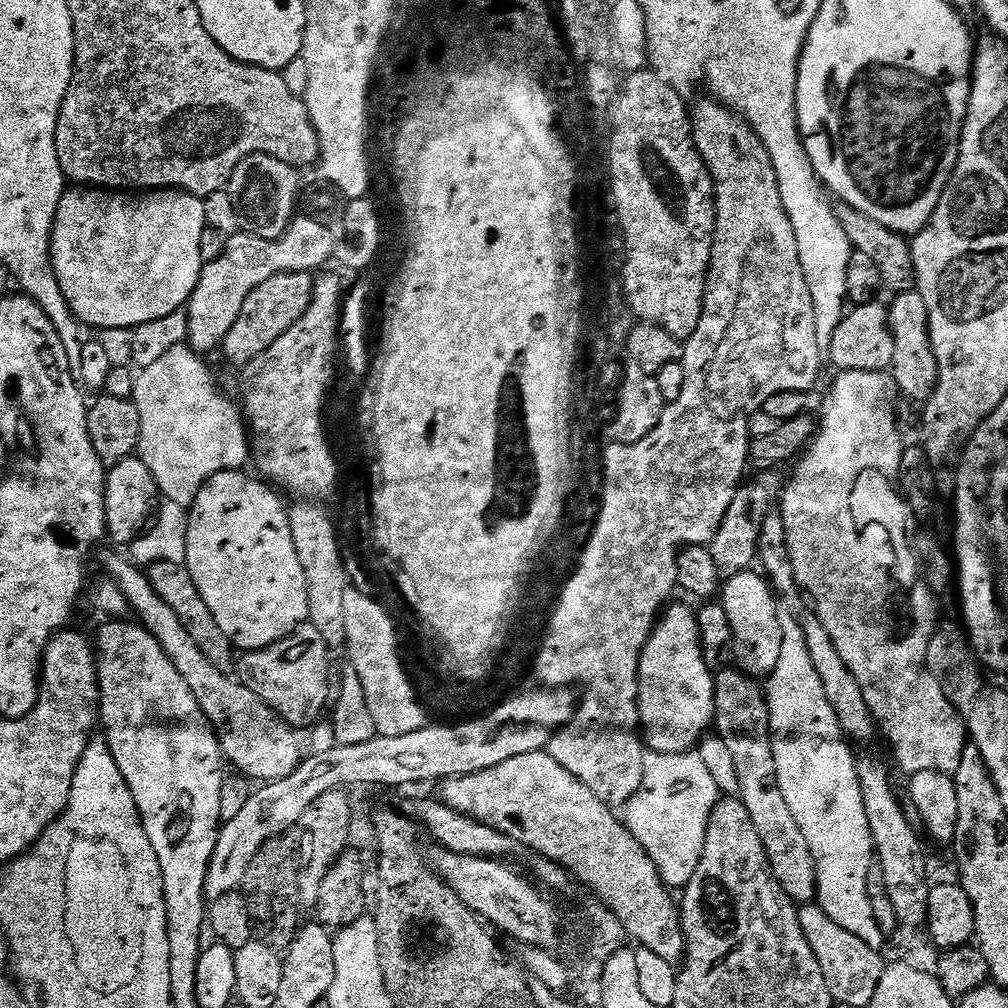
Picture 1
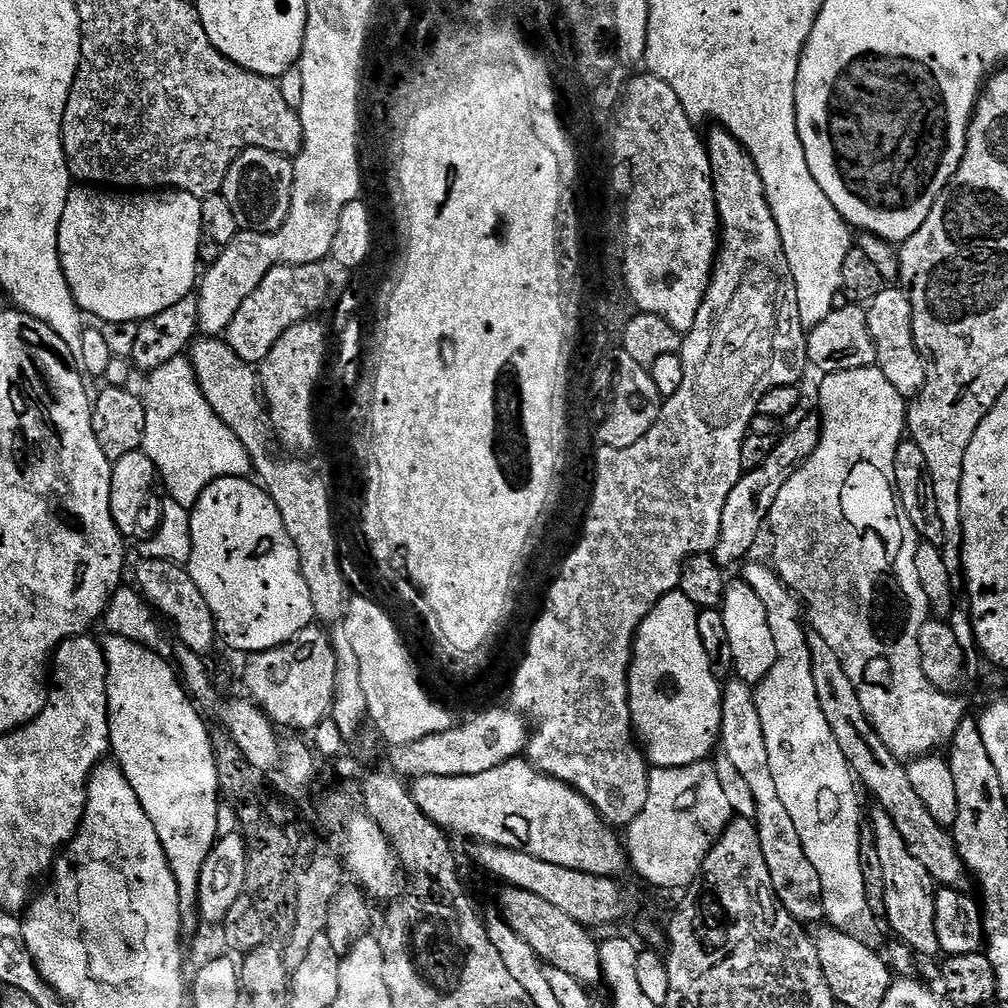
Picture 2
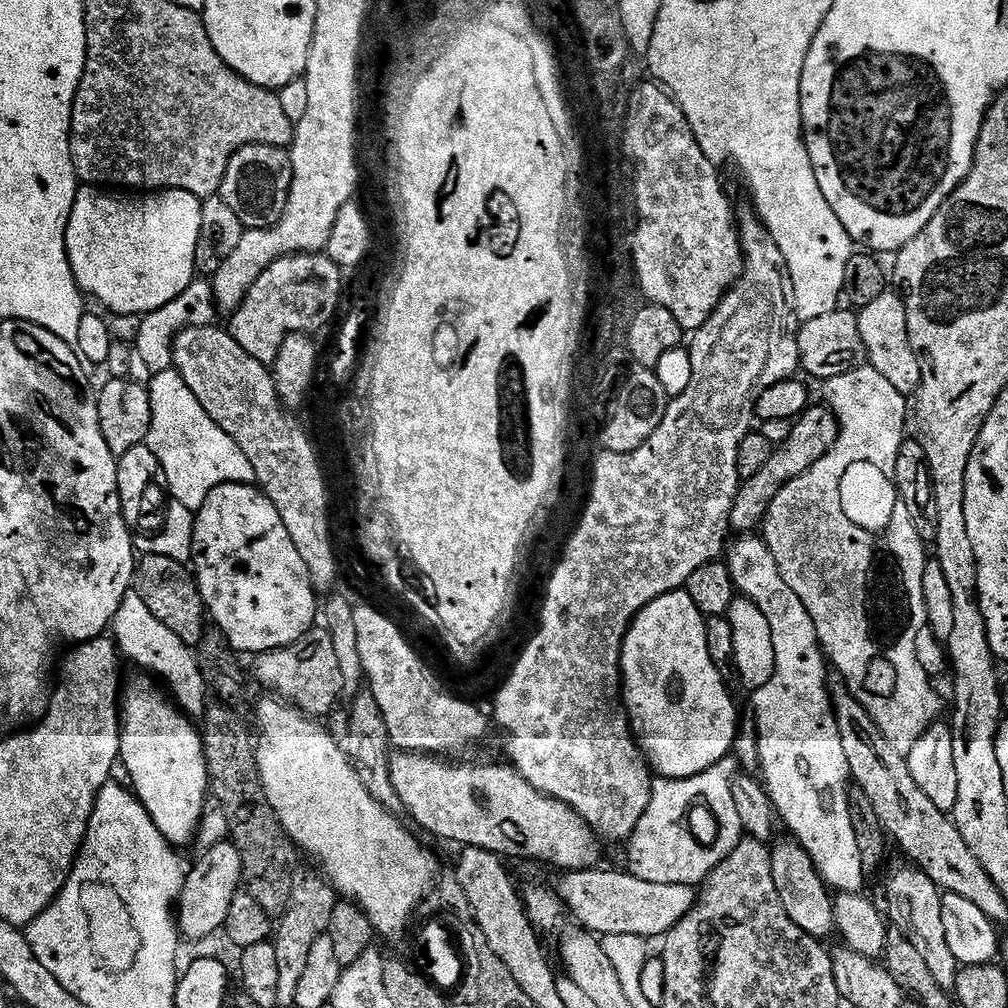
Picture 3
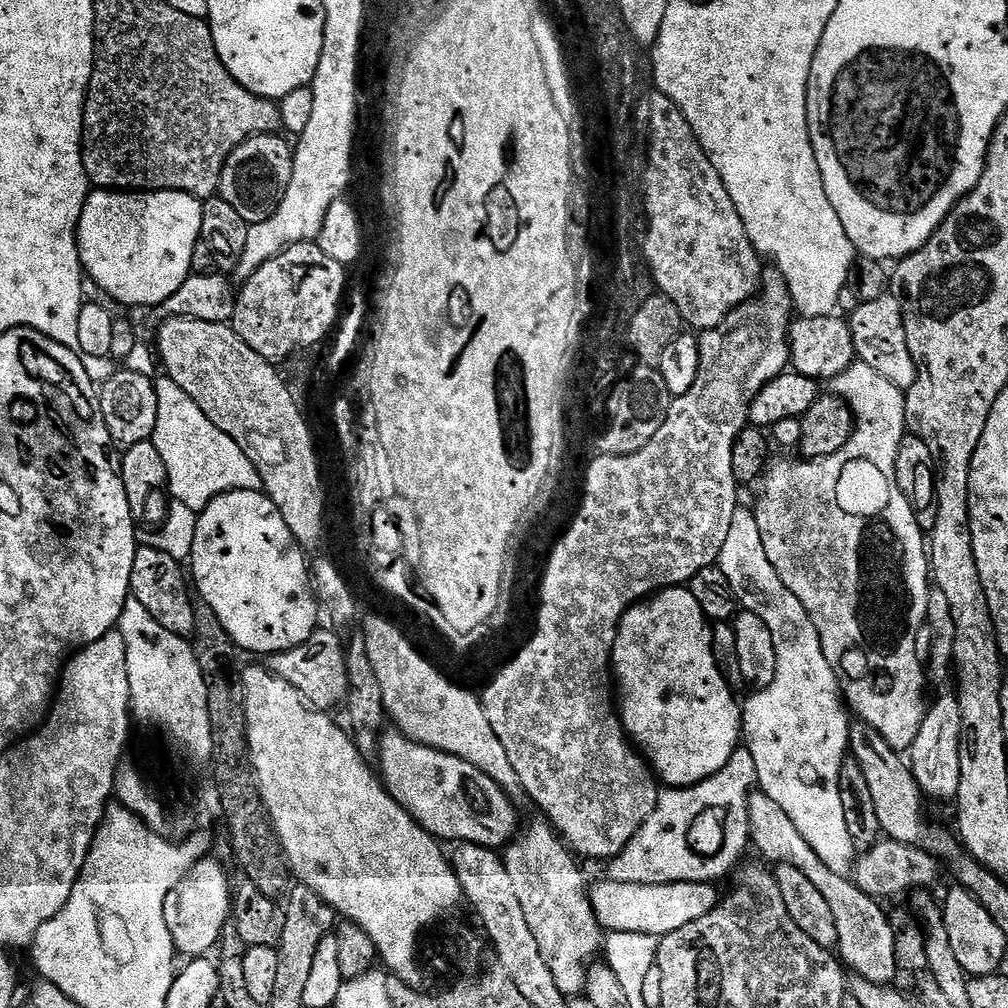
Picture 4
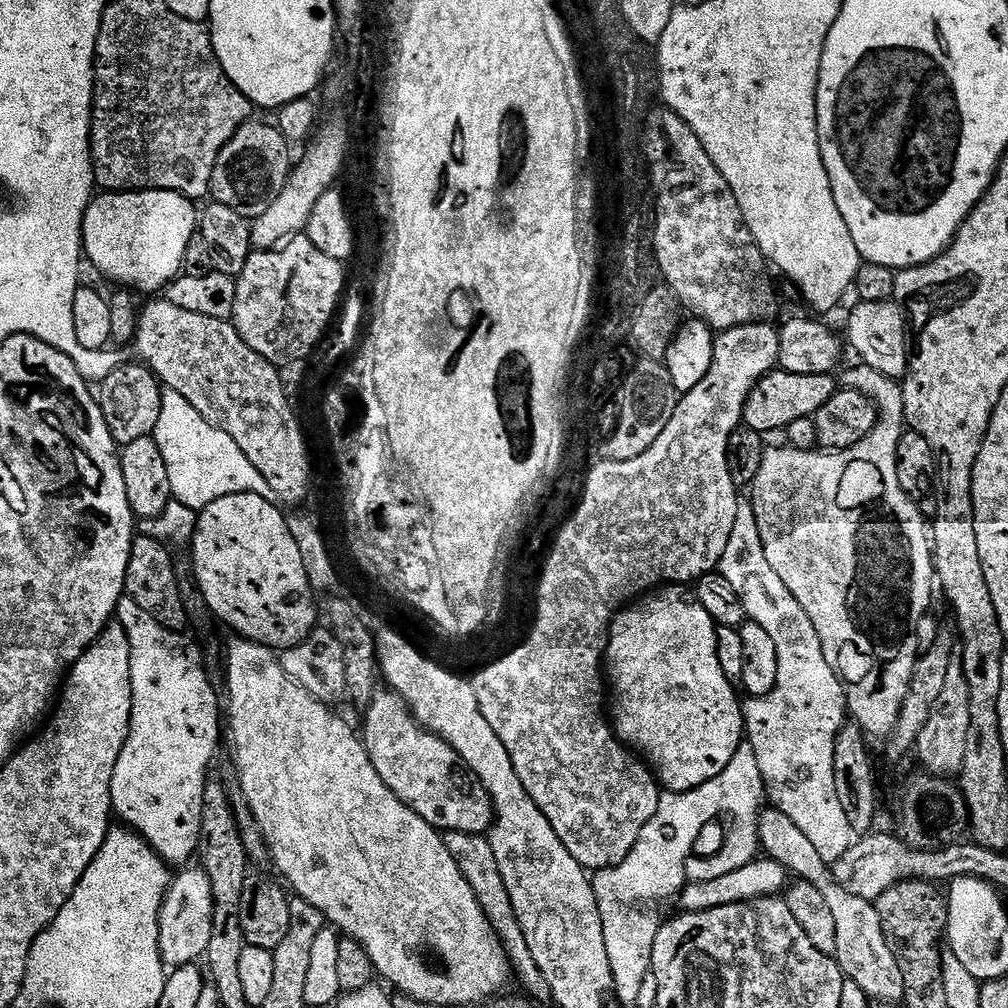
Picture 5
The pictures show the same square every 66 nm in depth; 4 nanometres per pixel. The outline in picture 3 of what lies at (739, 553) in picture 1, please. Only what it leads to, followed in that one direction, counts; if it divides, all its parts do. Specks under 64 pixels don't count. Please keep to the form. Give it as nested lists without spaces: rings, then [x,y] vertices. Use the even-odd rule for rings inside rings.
[[[813,403],[801,416],[797,416],[790,432],[790,438],[775,445],[767,453],[762,470],[758,470],[754,478],[741,483],[740,488],[736,491],[734,506],[730,514],[730,525],[735,531],[737,528],[740,534],[748,534],[759,529],[764,523],[764,515],[770,510],[770,502],[774,502],[778,490],[794,478],[806,474],[806,470],[810,470],[814,462],[830,454],[834,442],[838,442],[840,437],[840,423],[837,422],[831,408],[823,403],[820,404]]]

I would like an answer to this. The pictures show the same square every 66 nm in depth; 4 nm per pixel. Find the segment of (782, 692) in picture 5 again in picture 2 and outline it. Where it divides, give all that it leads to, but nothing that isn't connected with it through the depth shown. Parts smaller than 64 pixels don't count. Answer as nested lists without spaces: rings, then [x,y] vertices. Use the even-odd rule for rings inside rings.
[[[752,563],[743,565],[742,580],[743,583],[751,586],[754,594],[758,594],[758,598],[762,598],[766,606],[770,630],[774,630],[776,647],[774,670],[766,674],[761,684],[755,685],[754,691],[758,716],[762,718],[762,732],[766,734],[766,750],[770,750],[770,771],[774,773],[774,782],[778,786],[778,798],[782,798],[782,806],[786,806],[786,814],[794,818],[794,827],[802,837],[810,863],[814,865],[814,870],[818,870],[818,878],[822,878],[824,915],[827,923],[839,931],[852,935],[866,946],[879,949],[885,940],[879,926],[876,925],[879,924],[877,916],[868,909],[866,882],[862,878],[860,857],[862,821],[860,821],[860,800],[856,797],[858,781],[848,759],[842,754],[842,750],[838,750],[834,730],[830,730],[830,722],[826,722],[826,714],[822,714],[822,702],[818,702],[818,689],[814,686],[814,670],[810,660],[808,632],[802,623],[802,608],[792,589],[785,586],[784,581],[777,576],[775,567],[767,563],[766,565]]]

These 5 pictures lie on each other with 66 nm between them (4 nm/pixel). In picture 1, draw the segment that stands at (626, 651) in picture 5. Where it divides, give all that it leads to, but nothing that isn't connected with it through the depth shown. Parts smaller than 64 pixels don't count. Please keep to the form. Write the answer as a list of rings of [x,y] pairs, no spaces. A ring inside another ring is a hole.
[[[669,603],[657,619],[651,636],[640,655],[640,673],[638,674],[638,710],[640,711],[640,728],[647,747],[662,754],[682,754],[691,752],[704,739],[713,727],[716,719],[714,710],[713,669],[706,666],[704,651],[700,645],[696,612],[684,604]]]

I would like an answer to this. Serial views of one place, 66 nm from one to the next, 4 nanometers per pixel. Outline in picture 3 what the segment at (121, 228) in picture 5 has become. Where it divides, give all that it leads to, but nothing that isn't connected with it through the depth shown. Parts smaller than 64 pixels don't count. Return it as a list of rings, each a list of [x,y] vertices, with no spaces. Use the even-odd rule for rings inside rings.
[[[80,186],[66,226],[66,254],[76,285],[85,297],[93,296],[109,313],[144,317],[178,298],[194,281],[194,250],[202,239],[201,230],[201,197],[186,190],[169,188],[147,194],[113,194],[96,186]]]

